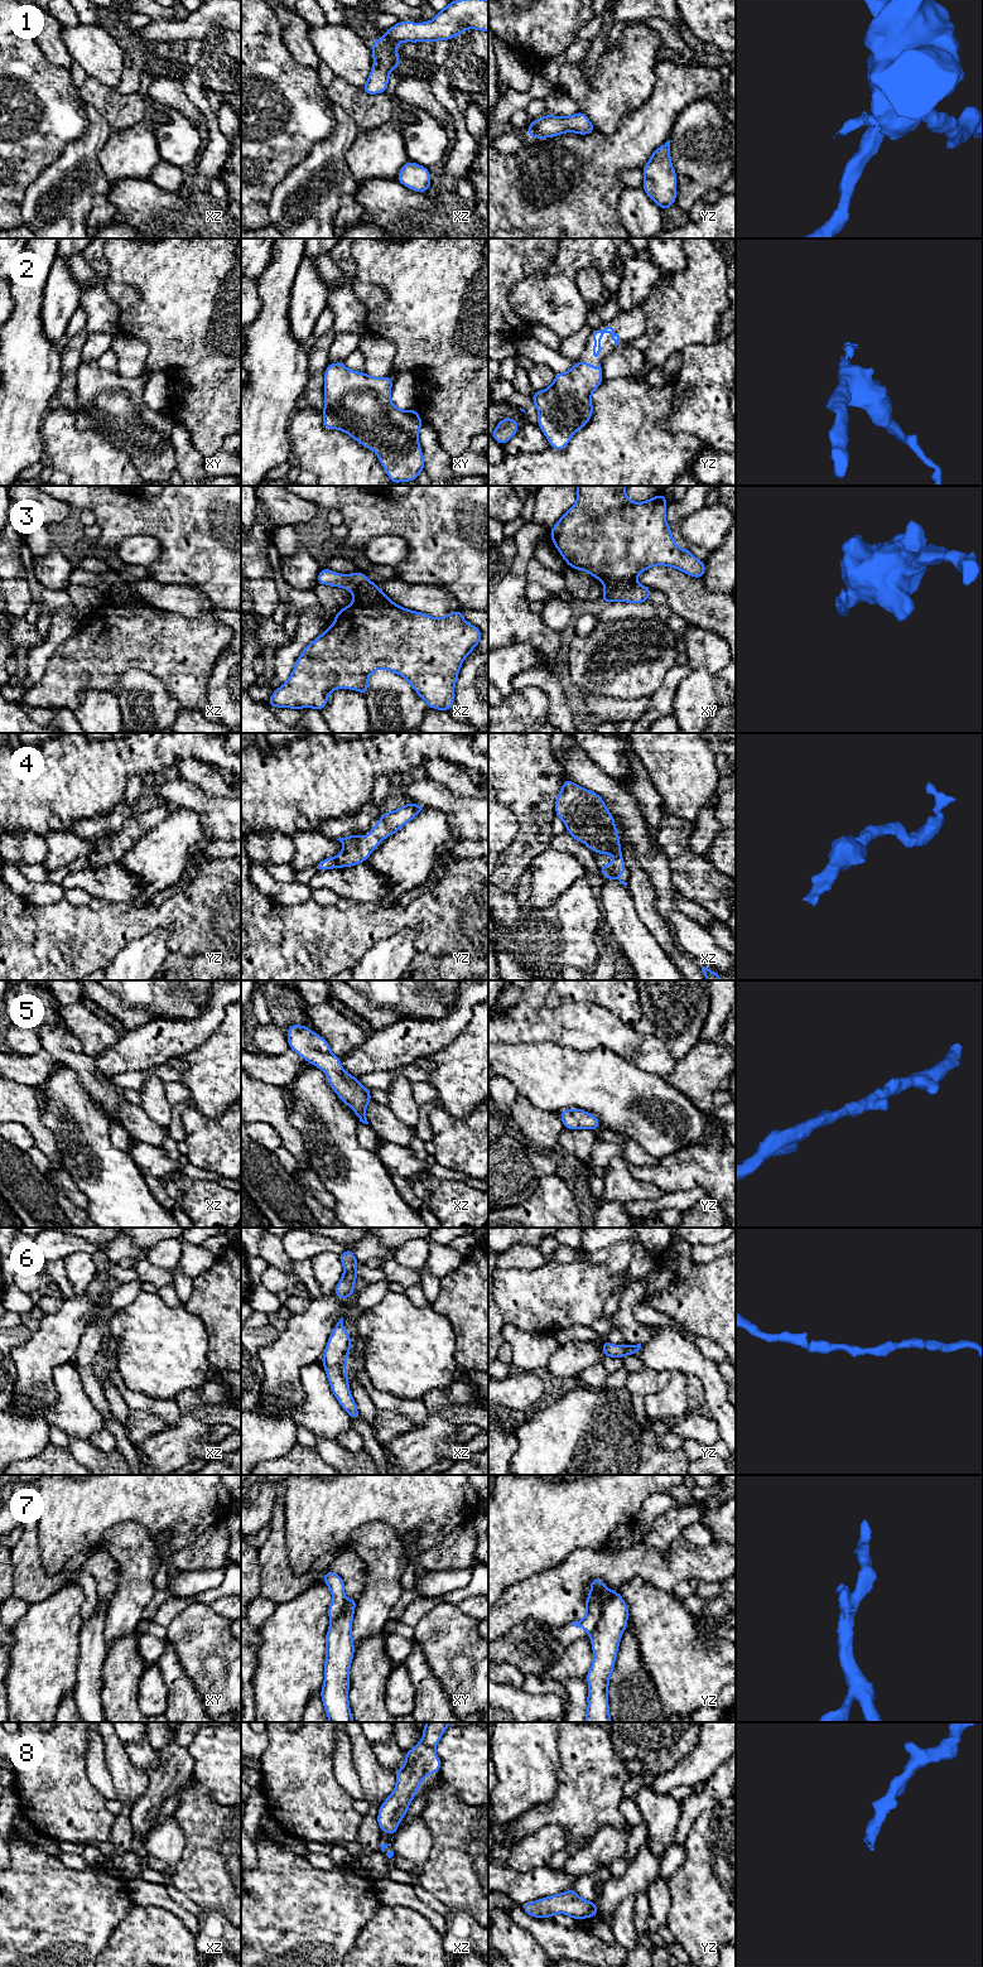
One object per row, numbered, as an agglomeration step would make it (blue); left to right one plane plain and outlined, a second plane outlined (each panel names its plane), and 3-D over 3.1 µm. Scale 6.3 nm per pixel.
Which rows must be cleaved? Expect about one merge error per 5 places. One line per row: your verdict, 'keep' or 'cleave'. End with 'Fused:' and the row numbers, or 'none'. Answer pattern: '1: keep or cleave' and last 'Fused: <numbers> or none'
1: keep
2: keep
3: cleave
4: keep
5: keep
6: keep
7: cleave
8: keep
Fused: 3, 7

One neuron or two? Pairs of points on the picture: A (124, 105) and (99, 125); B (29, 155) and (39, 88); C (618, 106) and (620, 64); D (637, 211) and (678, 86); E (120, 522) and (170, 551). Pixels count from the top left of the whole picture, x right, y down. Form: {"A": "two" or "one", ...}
{"A": "two", "B": "one", "C": "one", "D": "two", "E": "one"}

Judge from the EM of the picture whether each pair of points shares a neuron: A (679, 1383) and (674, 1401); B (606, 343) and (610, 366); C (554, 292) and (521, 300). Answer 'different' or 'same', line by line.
A: same
B: different
C: same

